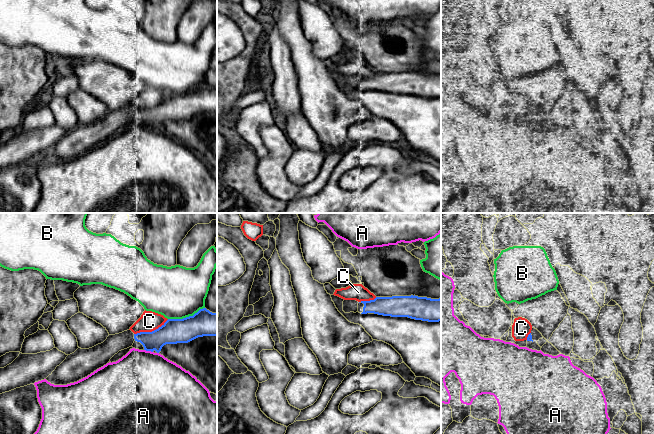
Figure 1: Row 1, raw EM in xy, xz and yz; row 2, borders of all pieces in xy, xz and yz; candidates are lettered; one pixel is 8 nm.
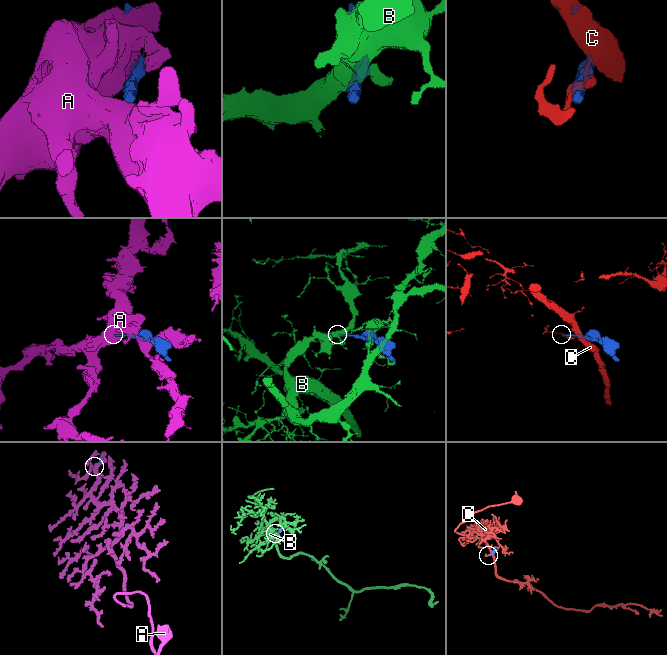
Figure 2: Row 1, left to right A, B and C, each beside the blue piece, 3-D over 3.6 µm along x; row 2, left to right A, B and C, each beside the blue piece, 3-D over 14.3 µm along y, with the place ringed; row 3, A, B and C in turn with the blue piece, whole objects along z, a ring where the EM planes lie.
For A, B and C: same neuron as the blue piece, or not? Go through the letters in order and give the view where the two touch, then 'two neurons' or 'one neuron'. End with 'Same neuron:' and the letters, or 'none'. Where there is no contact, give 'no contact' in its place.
A: xy | two neurons
B: xy | two neurons
C: xy | two neurons
Same neuron: none

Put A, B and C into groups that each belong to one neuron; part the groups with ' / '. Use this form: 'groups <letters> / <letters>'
groups A / B / C

